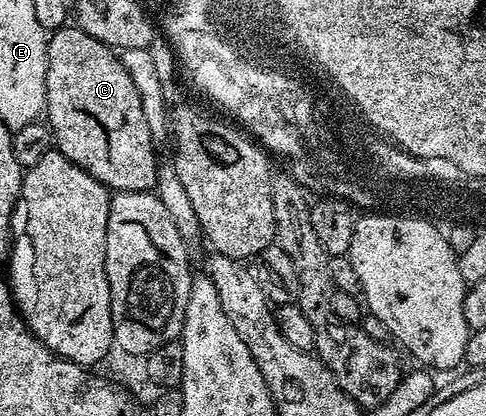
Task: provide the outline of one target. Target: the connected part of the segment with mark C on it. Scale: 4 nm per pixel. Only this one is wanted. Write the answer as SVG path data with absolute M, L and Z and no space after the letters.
M65 25L48 35L48 68L46 69L46 123L52 132L55 150L61 151L63 155L74 165L81 167L90 177L94 177L109 192L118 191L152 191L156 185L156 160L157 149L151 139L150 128L146 123L146 116L142 109L142 101L139 99L138 89L131 80L130 73L123 67L121 56L115 50L102 41L90 37L90 33L83 31L79 25Z

